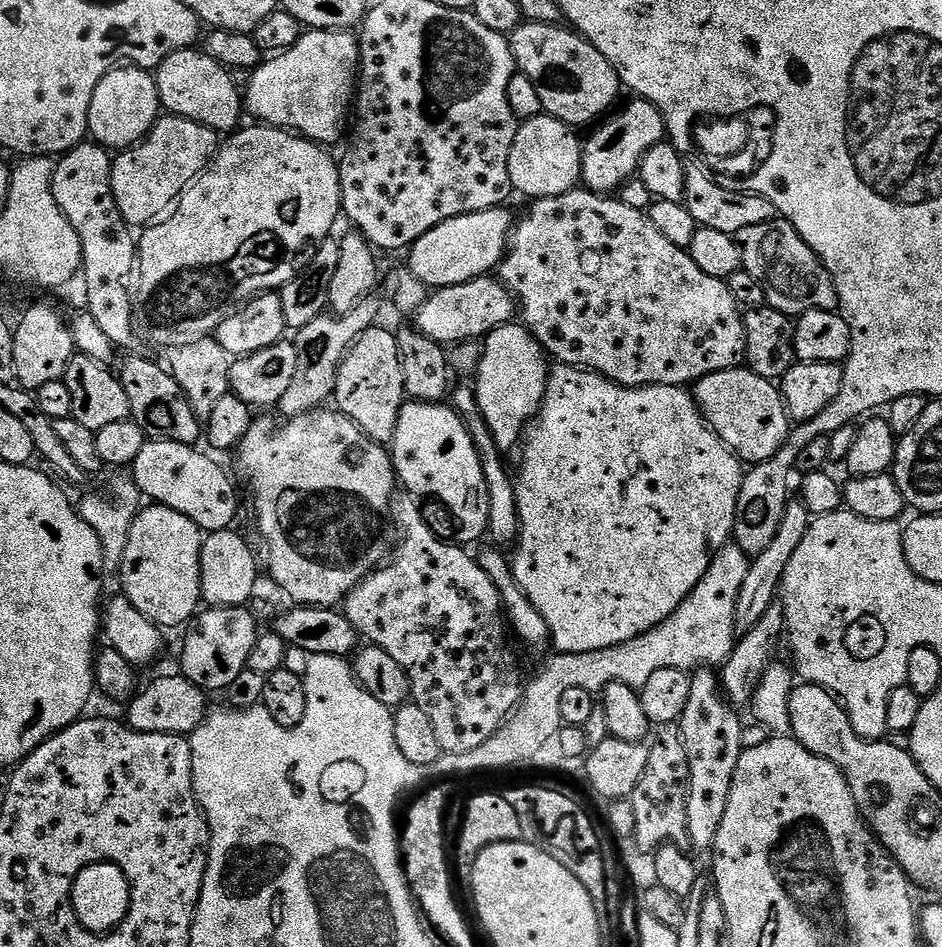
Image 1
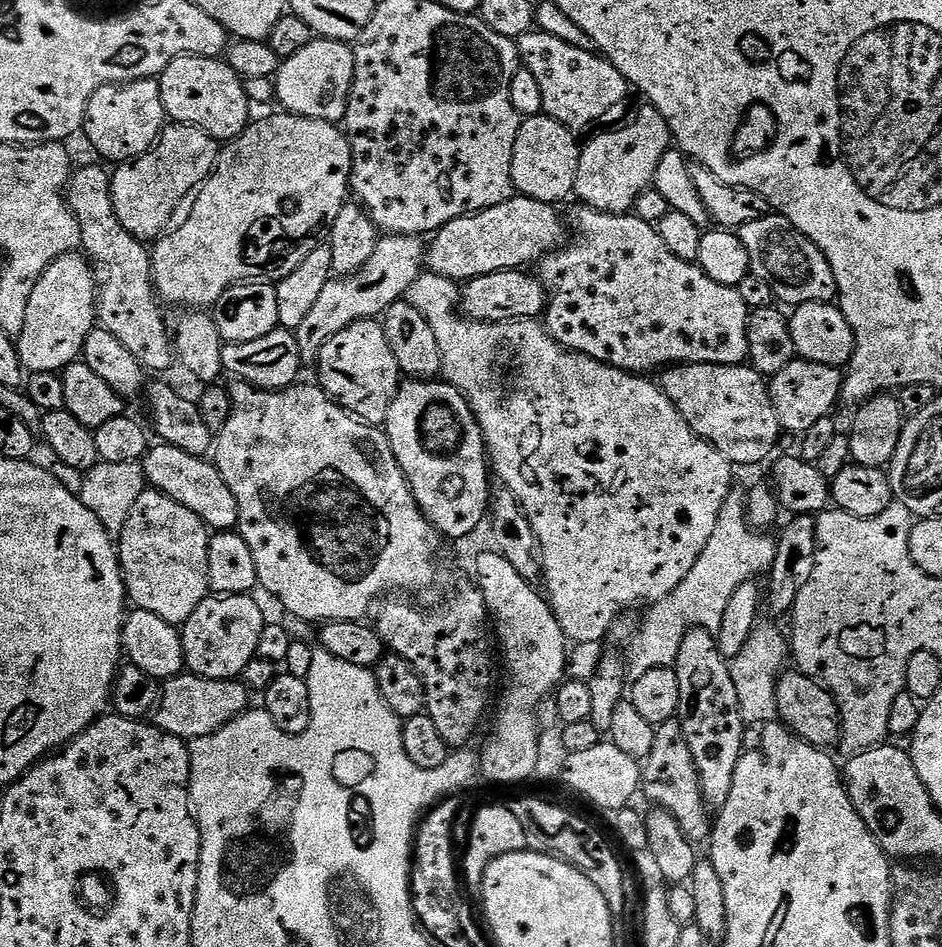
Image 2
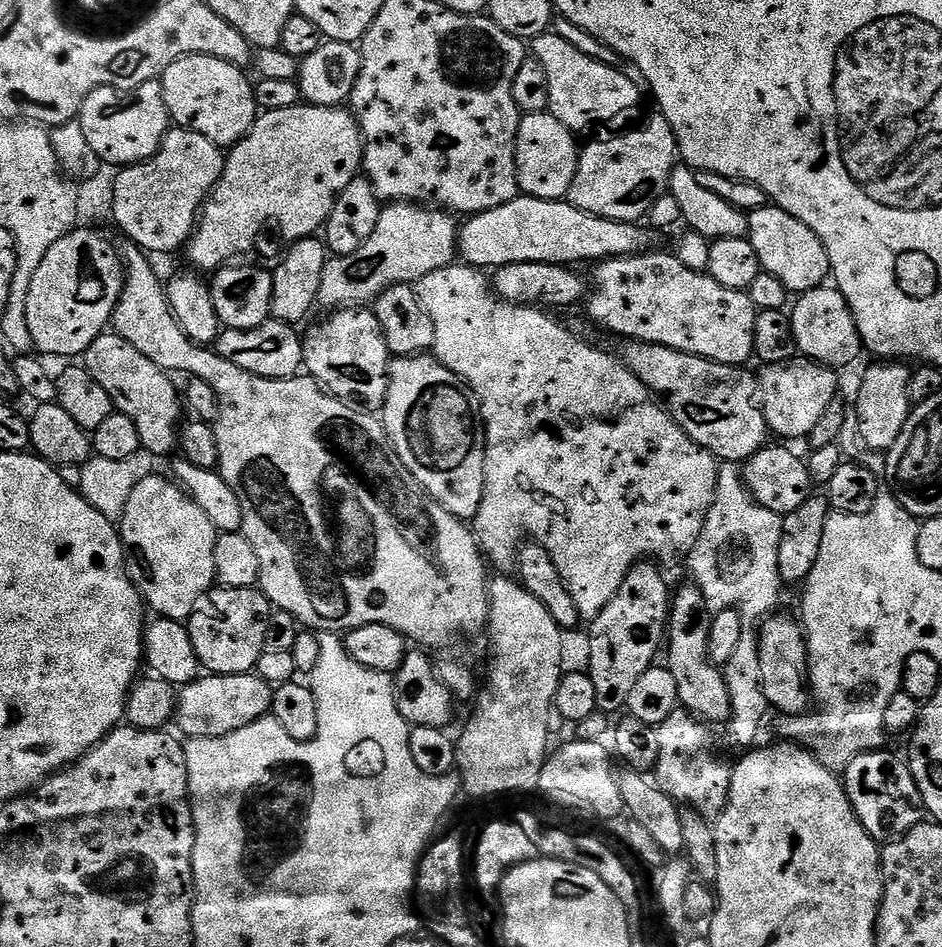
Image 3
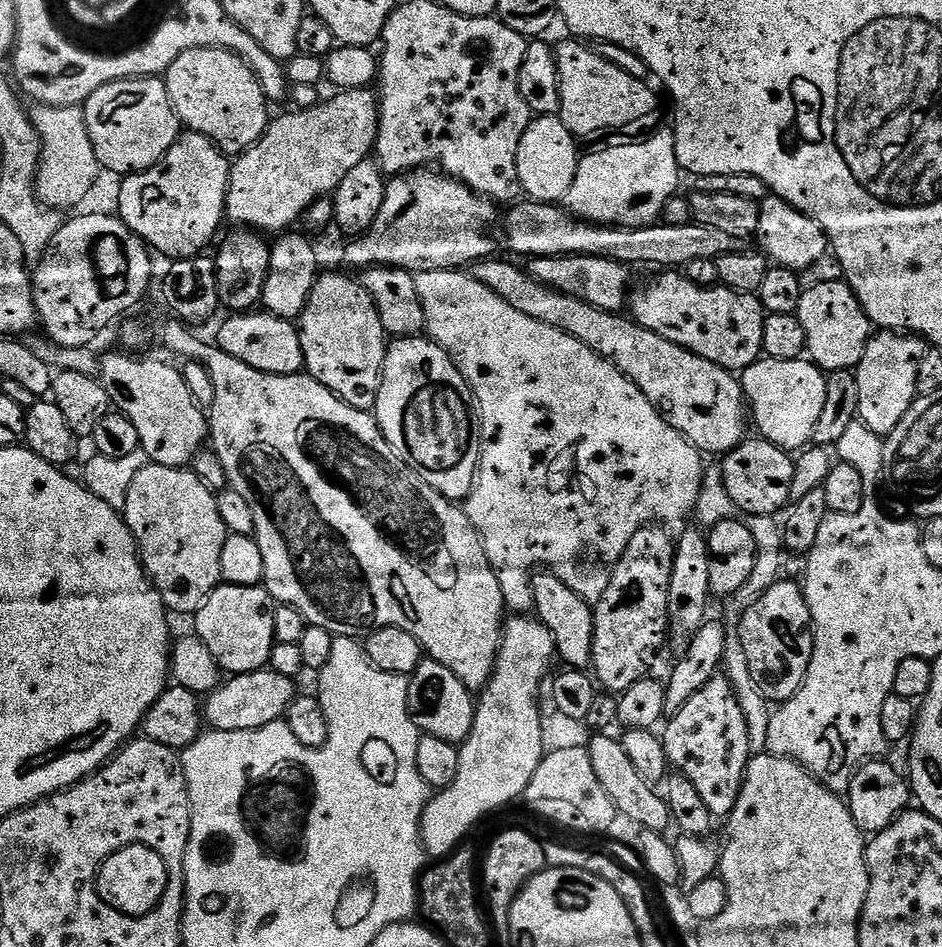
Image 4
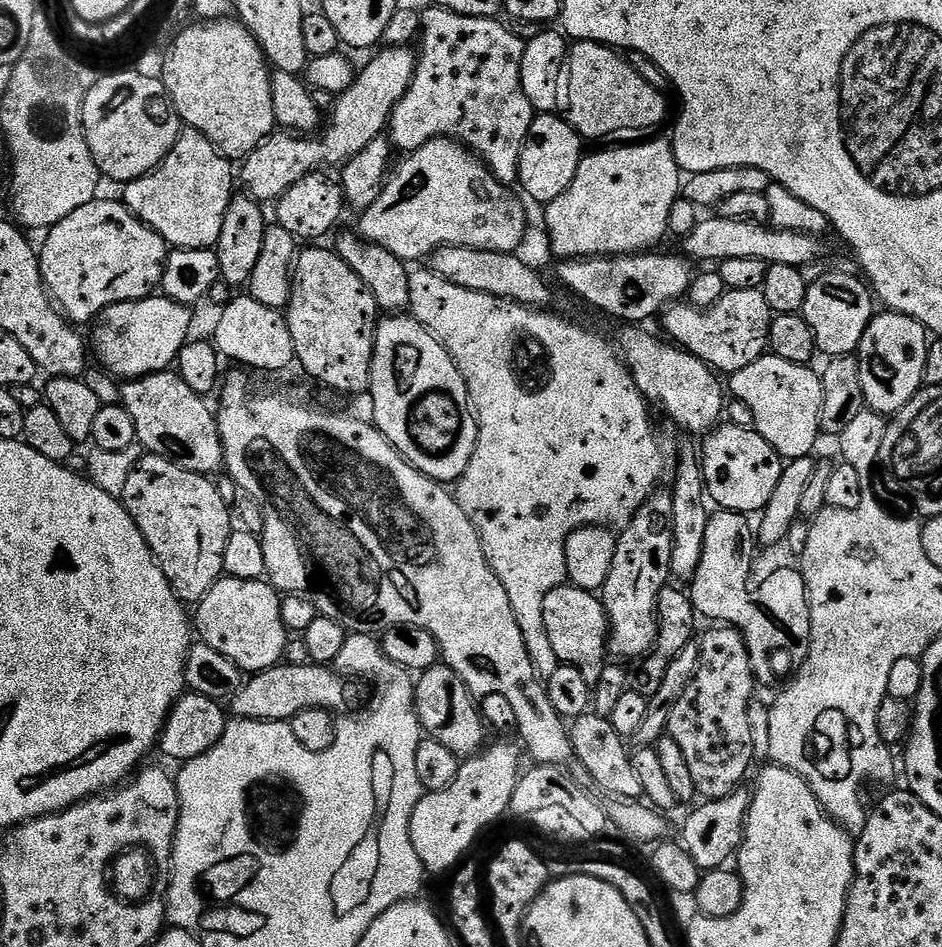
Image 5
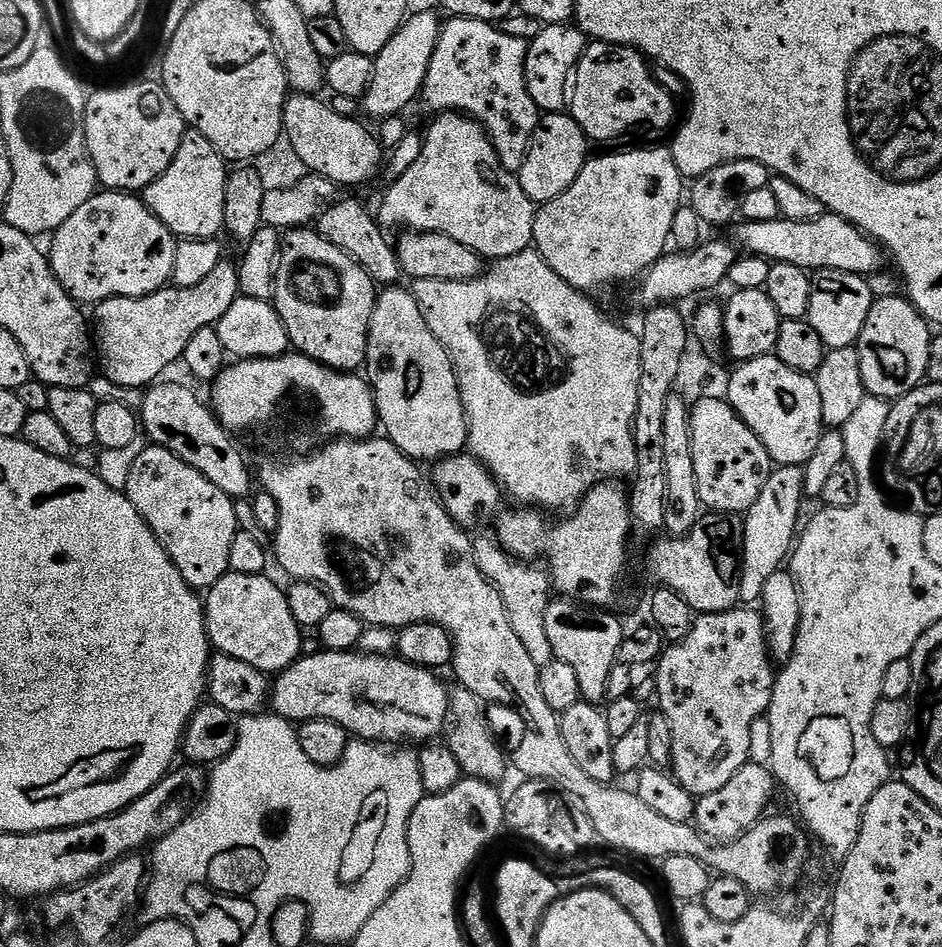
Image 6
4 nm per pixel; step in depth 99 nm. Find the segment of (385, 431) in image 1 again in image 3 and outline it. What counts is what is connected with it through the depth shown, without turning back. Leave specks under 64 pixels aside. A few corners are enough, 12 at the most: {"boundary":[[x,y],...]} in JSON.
{"boundary":[[375,311],[303,333],[307,375],[337,400],[383,409],[390,353]]}

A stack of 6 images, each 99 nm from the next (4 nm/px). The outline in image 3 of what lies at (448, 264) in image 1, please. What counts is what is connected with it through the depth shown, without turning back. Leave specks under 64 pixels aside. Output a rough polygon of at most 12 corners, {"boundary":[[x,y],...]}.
{"boundary":[[521,194],[458,228],[481,270],[641,256],[657,233]]}

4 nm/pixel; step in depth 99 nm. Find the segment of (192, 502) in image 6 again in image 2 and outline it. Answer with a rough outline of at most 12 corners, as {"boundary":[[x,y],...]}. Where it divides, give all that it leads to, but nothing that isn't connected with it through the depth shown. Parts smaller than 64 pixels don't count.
{"boundary":[[145,490],[118,537],[129,601],[183,626],[210,594],[207,524]]}

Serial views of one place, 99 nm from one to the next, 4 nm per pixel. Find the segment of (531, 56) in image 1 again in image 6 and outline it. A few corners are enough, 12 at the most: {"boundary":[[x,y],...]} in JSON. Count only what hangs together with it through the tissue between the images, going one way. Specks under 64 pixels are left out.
{"boundary":[[592,42],[570,88],[589,141],[664,132],[677,101],[643,52]]}

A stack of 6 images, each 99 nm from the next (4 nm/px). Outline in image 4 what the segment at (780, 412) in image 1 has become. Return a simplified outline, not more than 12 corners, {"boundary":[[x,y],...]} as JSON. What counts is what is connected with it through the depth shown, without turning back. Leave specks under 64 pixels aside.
{"boundary":[[471,265],[514,310],[626,374],[701,453],[744,443],[733,373],[535,280]]}

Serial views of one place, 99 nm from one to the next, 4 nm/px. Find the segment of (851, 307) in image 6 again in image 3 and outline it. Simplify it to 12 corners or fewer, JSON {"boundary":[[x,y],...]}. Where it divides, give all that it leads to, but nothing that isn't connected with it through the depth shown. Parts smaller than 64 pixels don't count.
{"boundary":[[835,286],[790,308],[796,351],[825,368],[862,353],[856,316]]}

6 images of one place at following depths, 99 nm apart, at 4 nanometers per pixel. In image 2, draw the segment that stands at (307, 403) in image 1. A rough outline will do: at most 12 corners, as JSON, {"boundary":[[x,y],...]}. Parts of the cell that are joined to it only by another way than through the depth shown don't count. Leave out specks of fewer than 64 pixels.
{"boundary":[[384,234],[362,270],[328,280],[294,330],[301,365],[383,317],[425,271],[423,239]]}

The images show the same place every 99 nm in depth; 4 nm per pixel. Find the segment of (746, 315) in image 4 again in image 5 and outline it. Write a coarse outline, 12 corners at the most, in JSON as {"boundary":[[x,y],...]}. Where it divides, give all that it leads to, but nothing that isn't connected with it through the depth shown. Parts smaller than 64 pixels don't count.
{"boundary":[[725,291],[709,308],[677,302],[667,335],[717,373],[769,351],[763,291]]}

